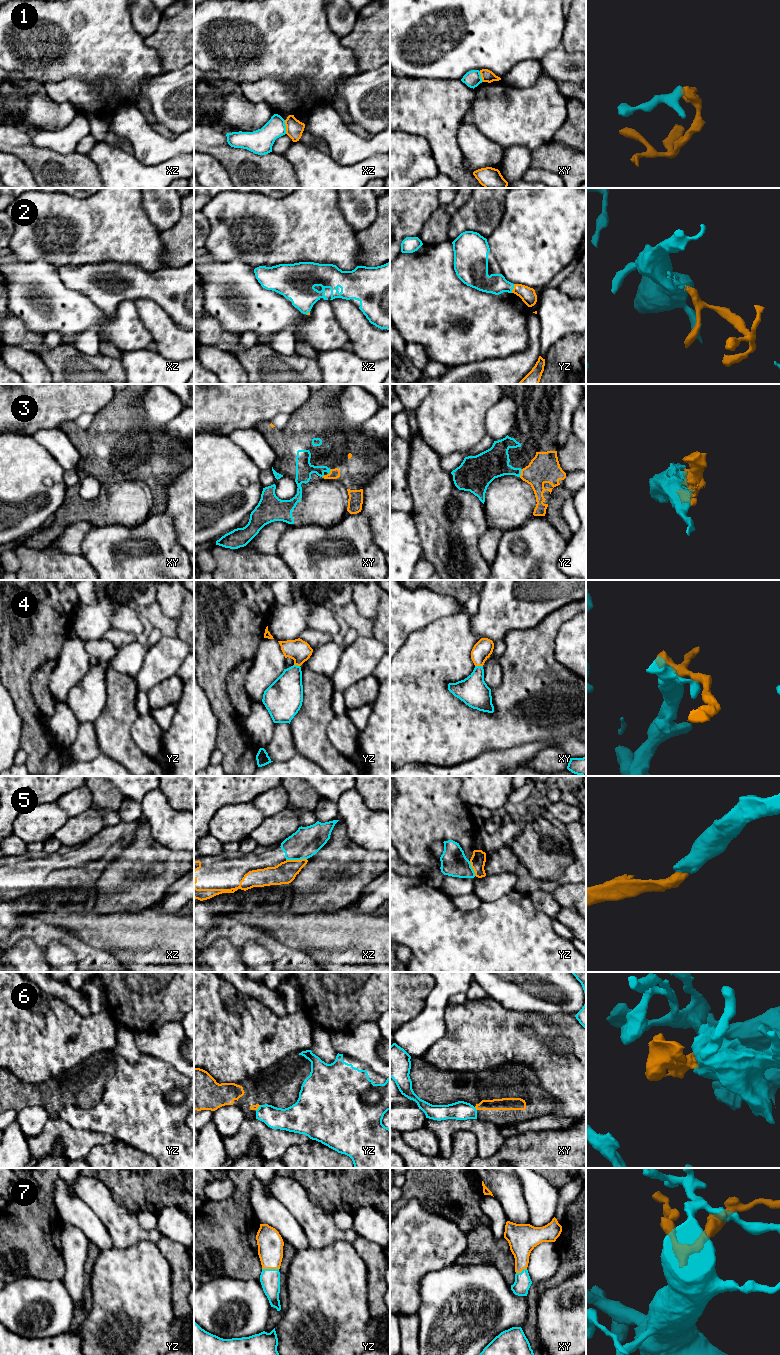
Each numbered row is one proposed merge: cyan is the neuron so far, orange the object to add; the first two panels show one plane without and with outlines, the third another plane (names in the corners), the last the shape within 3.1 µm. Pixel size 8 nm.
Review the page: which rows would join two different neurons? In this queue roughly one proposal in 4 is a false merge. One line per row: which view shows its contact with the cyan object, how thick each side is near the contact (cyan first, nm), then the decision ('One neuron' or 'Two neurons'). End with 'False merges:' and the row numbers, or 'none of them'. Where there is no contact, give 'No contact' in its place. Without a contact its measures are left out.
1: Touches cyan in xz. Thickness 200 nm (cyan) against 140 nm. Two neurons
2: Touches cyan in yz. Thickness 160 nm (cyan) against 120 nm. One neuron
3: Touches cyan in yz. Thickness 240 nm (cyan) against 240 nm. One neuron
4: Touches cyan in xy. Thickness 240 nm (cyan) against 150 nm. One neuron
5: Touches cyan in xz. Thickness 240 nm (cyan) against 180 nm. One neuron
6: Touches cyan in xy. Thickness 150 nm (cyan) against 100 nm. Two neurons
7: Touches cyan in yz. Thickness 160 nm (cyan) against 200 nm. One neuron
False merges: 1, 6

